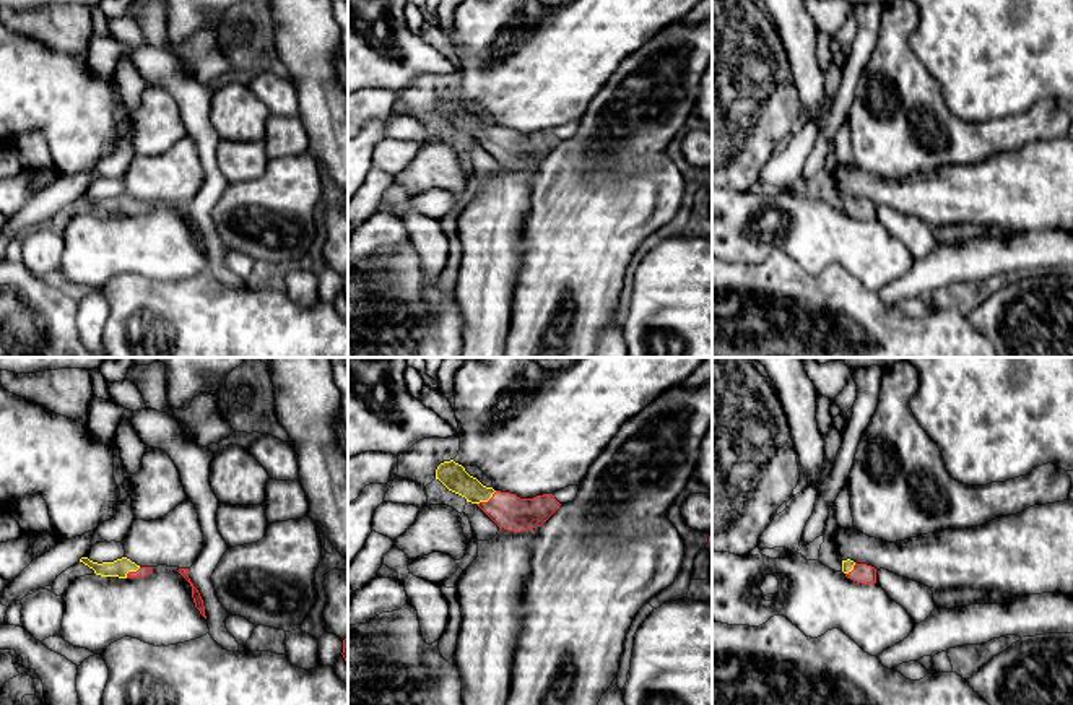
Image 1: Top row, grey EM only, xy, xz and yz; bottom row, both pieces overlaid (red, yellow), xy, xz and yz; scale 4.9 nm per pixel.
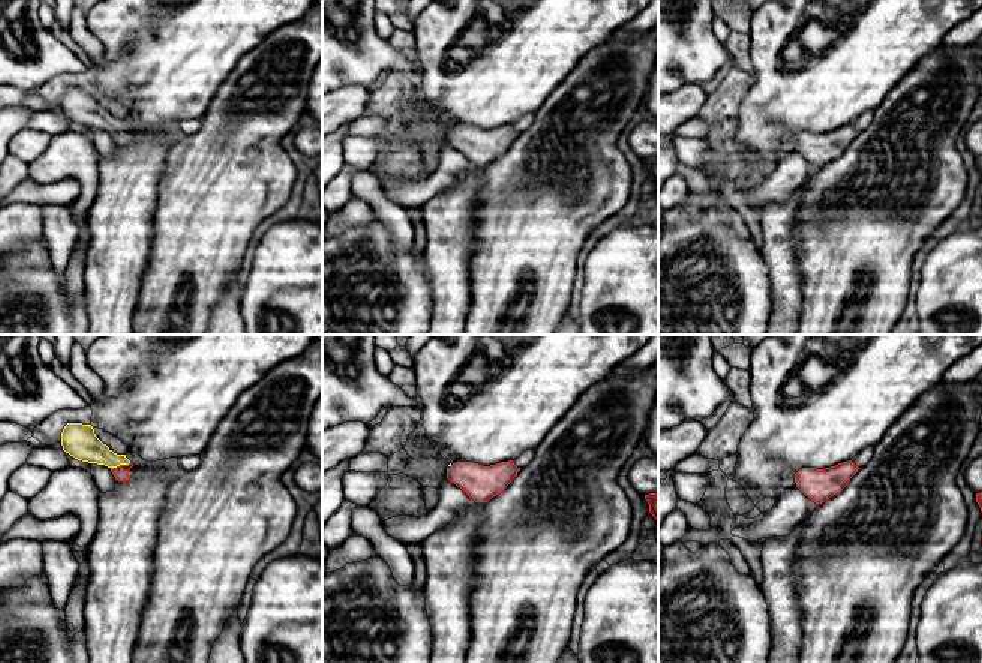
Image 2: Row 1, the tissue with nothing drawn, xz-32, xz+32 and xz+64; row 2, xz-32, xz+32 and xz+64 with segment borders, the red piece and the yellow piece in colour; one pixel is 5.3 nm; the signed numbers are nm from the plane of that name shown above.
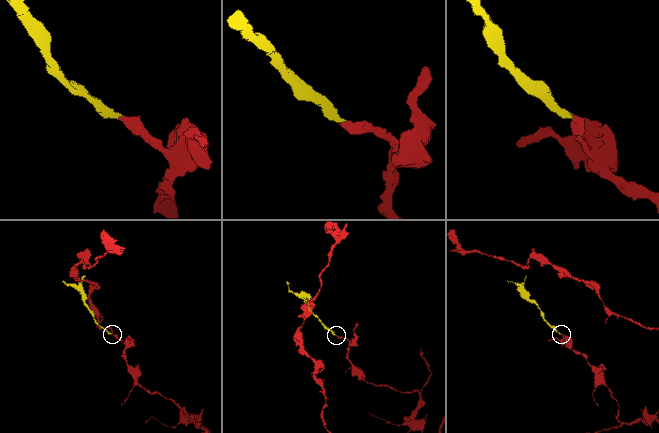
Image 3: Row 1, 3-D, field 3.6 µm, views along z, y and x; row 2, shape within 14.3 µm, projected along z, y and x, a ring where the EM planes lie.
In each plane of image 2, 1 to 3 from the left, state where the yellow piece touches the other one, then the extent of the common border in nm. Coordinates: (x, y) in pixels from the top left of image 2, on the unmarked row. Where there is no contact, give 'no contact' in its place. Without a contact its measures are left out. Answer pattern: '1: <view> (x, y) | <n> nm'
1: xz-32 (120, 129) | 120 nm
2: no contact
3: no contact

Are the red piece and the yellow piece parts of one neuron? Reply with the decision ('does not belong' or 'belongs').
belongs

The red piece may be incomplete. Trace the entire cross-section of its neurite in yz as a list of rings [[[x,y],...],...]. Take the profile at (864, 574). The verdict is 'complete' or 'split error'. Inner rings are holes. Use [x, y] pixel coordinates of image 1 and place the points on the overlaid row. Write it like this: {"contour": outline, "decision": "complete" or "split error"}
{"contour": [[[850,559],[842,560],[842,572],[845,573],[847,578],[868,585],[868,583],[876,583],[876,569],[867,564],[857,564]]], "decision": "split error"}

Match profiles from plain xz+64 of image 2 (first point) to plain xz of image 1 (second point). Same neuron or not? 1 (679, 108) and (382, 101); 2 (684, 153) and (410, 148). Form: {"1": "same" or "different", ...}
{"1": "same", "2": "same"}

